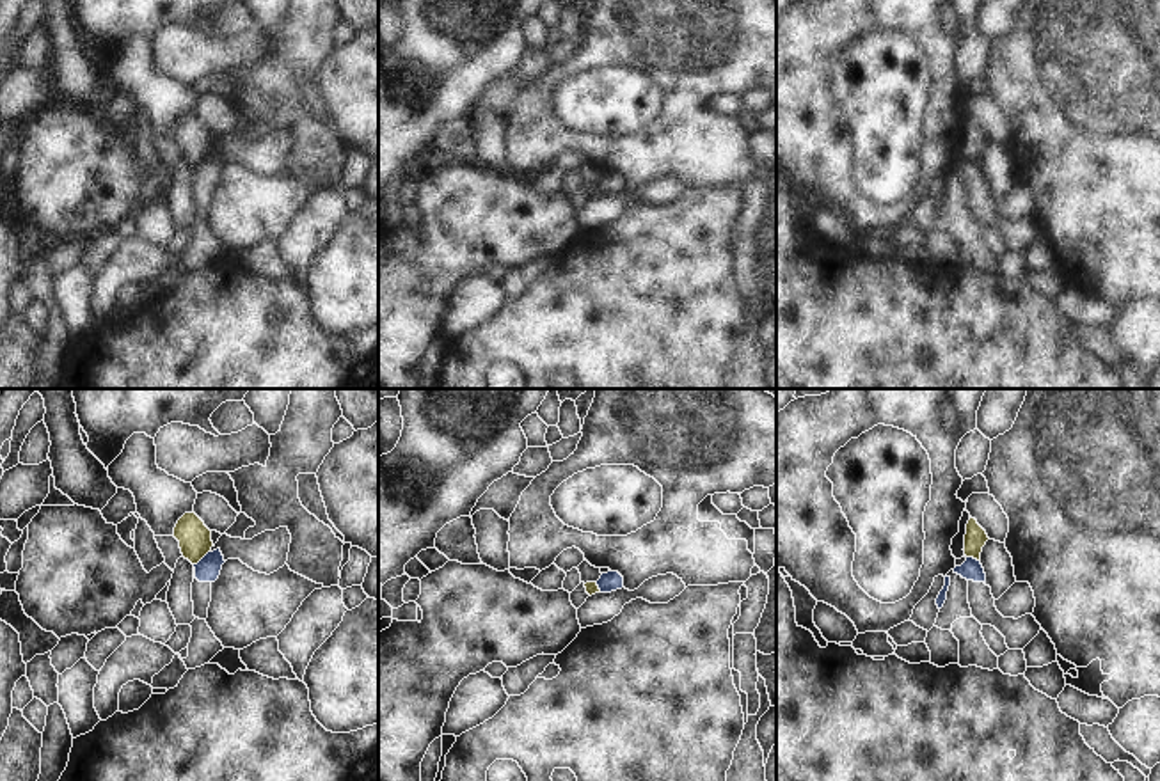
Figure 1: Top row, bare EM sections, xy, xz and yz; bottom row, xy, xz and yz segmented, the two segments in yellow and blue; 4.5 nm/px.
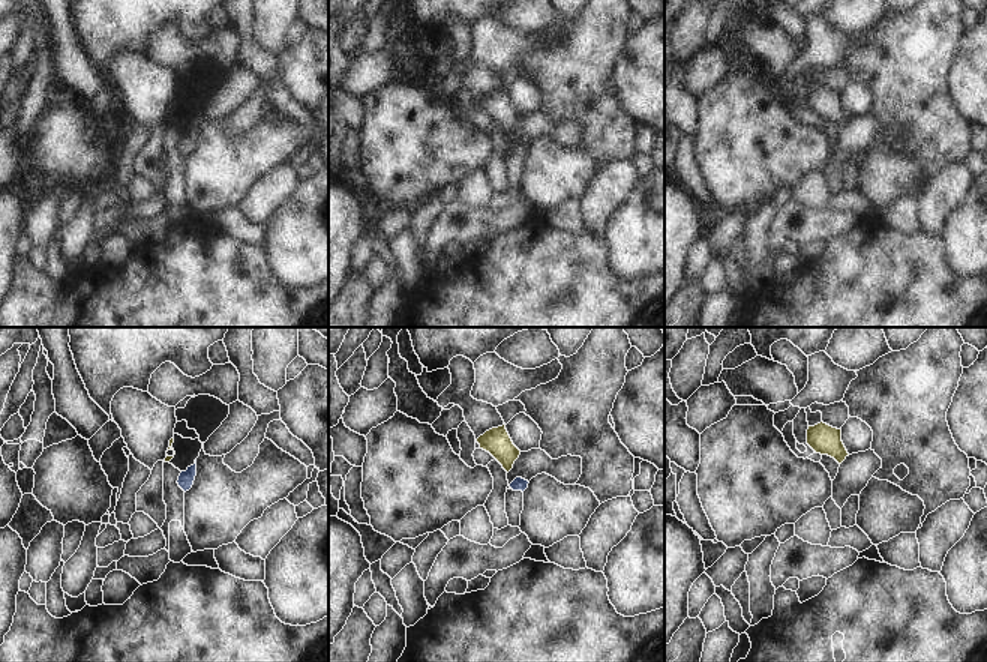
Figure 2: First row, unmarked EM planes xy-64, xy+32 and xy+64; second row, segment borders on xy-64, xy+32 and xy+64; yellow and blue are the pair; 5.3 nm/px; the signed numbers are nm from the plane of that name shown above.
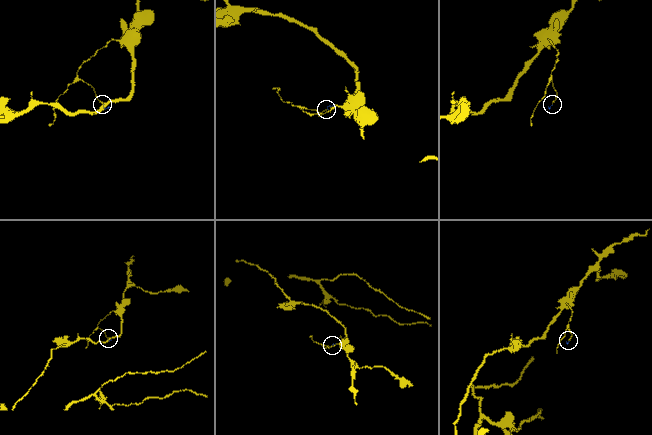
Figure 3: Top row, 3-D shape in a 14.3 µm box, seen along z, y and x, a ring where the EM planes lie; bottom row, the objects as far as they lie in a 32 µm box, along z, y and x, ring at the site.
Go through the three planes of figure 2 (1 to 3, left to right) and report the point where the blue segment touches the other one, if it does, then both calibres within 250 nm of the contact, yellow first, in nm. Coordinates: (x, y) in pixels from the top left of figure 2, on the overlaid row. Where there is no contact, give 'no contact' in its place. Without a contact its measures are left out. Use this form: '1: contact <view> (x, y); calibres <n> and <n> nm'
1: no contact
2: no contact
3: no contact

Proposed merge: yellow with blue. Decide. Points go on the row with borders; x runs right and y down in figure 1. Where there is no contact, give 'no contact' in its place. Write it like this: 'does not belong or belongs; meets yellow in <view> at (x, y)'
does not belong; meets yellow in xy at (201, 558)

